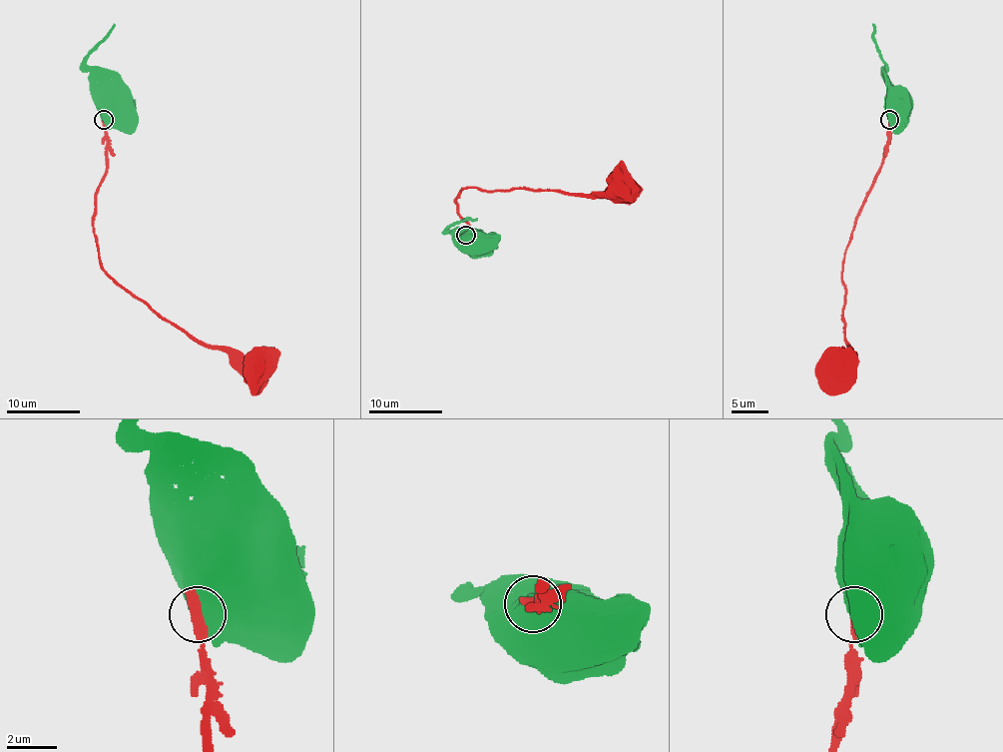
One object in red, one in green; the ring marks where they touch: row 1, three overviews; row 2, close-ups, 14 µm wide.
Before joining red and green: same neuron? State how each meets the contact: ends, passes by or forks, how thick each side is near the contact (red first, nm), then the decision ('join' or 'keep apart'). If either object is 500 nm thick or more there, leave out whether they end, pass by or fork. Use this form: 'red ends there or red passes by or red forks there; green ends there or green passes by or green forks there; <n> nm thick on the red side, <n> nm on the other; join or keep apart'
550 nm thick on the red side, 1000 nm on the other; keep apart

